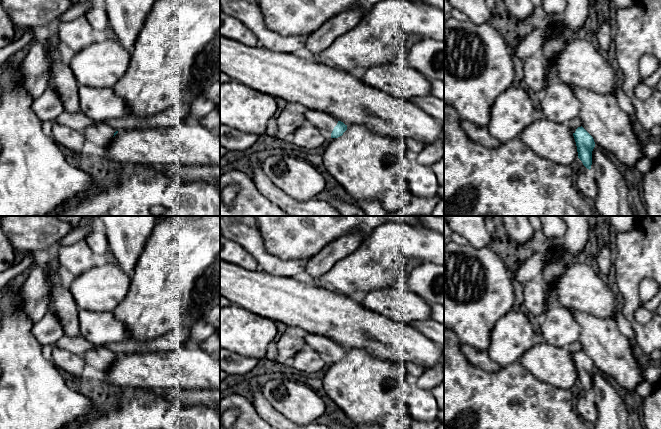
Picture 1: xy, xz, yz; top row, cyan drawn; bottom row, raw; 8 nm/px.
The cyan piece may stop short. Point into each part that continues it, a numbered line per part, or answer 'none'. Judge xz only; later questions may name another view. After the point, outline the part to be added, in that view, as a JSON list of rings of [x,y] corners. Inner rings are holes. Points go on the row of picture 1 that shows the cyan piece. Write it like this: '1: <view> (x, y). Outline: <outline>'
1: xz (323, 121). Outline: [[[307,109],[304,115],[306,120],[308,120],[312,125],[316,126],[320,130],[327,131],[330,134],[338,123],[337,119],[322,111]]]

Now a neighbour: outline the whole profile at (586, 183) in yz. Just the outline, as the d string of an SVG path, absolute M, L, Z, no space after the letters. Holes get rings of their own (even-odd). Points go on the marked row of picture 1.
M591 171L581 174L577 179L577 189L584 197L595 200L598 196L598 186Z

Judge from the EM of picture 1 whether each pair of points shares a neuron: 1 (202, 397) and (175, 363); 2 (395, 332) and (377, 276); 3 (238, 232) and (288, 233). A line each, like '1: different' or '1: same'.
1: different
2: different
3: different

